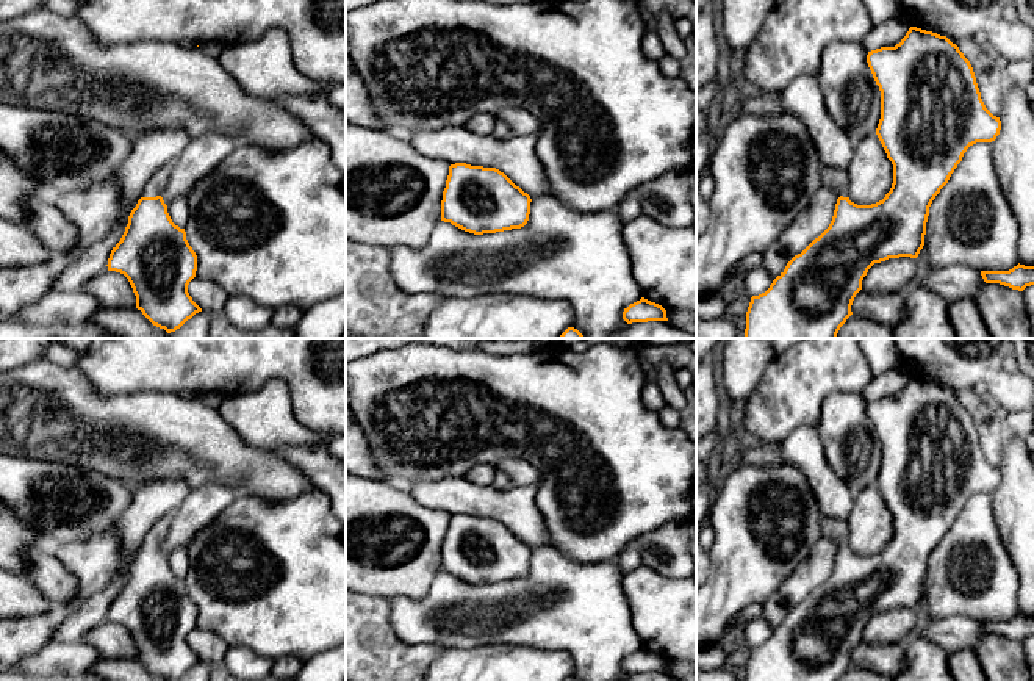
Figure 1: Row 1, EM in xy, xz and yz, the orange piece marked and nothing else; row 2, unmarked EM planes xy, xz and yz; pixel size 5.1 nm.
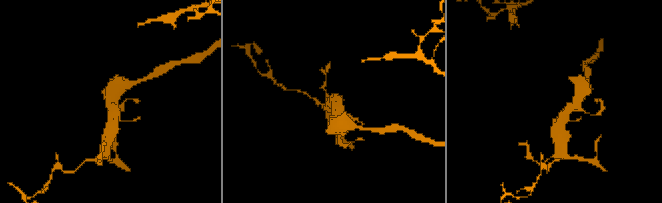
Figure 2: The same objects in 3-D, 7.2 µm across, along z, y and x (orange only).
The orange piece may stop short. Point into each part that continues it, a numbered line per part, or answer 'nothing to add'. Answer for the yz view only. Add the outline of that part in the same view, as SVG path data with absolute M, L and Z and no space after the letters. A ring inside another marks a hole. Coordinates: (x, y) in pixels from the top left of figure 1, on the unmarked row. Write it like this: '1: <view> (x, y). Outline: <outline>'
1: yz (836, 529). Outline: M820 517L821 535L831 539L837 548L848 548L848 526L846 520L835 520L828 517Z

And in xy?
1: xy (155, 537). Outline: M172 513L161 517L145 534L141 548L163 546L164 539L166 539L169 529L171 529L172 518L174 518Z

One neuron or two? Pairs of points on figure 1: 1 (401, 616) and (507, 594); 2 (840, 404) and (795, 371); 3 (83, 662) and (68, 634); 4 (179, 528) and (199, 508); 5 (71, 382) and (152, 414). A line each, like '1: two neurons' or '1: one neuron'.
1: one neuron
2: two neurons
3: two neurons
4: one neuron
5: one neuron

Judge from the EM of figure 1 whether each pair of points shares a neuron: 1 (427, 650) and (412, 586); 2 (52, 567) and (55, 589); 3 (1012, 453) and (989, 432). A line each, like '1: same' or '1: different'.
1: different
2: same
3: different

